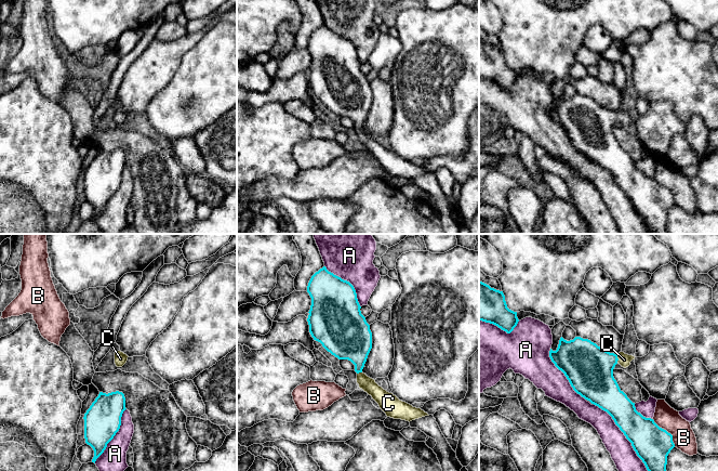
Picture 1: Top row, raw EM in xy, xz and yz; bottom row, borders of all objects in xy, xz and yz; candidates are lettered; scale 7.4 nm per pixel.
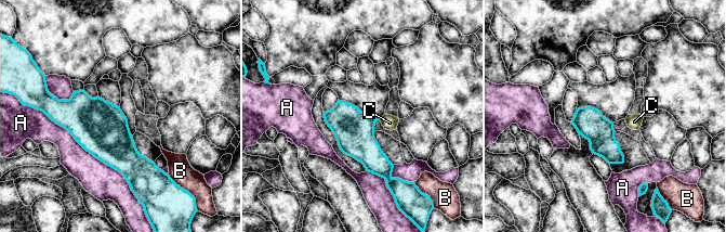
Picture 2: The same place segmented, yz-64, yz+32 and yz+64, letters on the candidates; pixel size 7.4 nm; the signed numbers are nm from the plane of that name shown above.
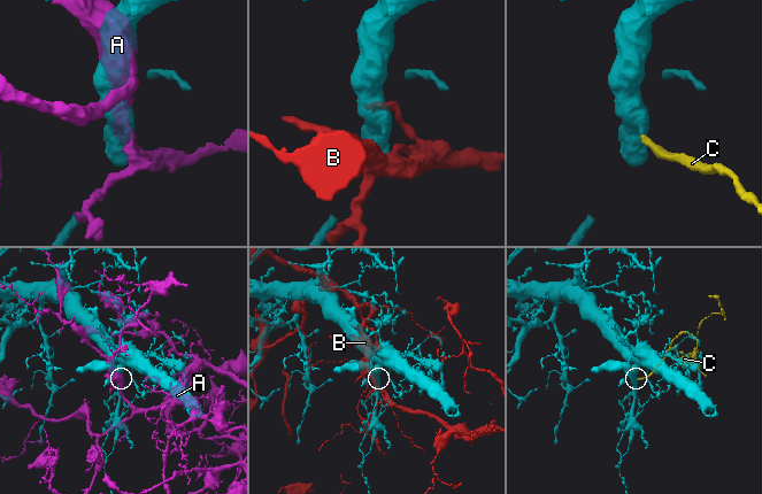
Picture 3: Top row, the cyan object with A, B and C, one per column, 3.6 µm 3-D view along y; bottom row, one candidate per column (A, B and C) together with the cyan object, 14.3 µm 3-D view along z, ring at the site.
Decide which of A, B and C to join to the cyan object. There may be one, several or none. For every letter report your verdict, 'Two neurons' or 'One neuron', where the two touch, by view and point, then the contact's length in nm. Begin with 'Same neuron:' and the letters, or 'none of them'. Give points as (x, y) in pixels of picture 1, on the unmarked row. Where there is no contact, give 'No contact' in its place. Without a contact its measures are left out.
Same neuron: C
A: Two neurons. Touches cyan at yz (626, 195). Shared border 700 nm
B: Two neurons. Touches cyan at yz (666, 188). Shared border 260 nm
C: One neuron. Touches cyan at yz (617, 116). Shared border 60 nm

